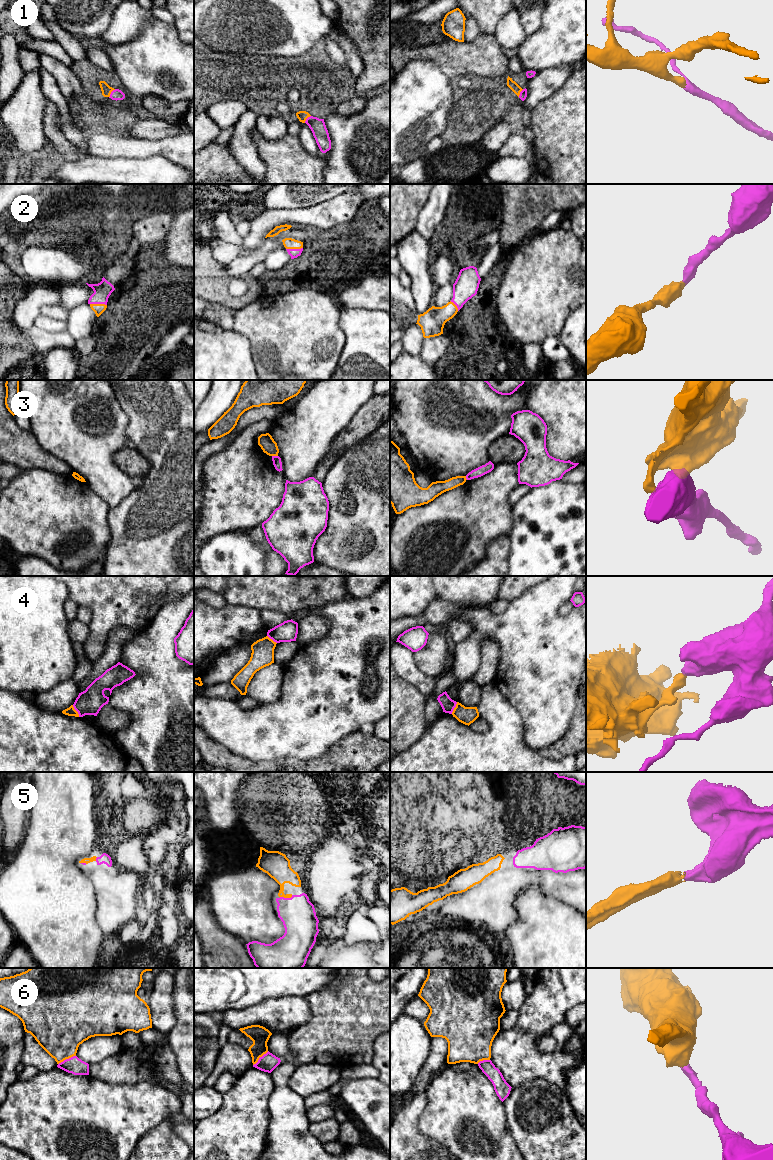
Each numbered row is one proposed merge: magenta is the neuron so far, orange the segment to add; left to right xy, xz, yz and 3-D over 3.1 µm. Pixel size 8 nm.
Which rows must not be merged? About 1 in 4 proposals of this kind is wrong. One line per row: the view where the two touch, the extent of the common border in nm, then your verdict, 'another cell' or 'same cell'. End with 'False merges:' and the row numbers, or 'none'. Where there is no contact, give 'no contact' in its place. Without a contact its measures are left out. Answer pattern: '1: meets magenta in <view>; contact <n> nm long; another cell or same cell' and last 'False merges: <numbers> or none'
1: meets magenta in xy; contact 90 nm long; same cell
2: meets magenta in xy; contact 140 nm long; same cell
3: meets magenta in xz; contact 50 nm long; another cell
4: meets magenta in xy; contact 110 nm long; another cell
5: meets magenta in xz; contact 110 nm long; same cell
6: meets magenta in xy; contact 160 nm long; another cell
False merges: 3, 4, 6

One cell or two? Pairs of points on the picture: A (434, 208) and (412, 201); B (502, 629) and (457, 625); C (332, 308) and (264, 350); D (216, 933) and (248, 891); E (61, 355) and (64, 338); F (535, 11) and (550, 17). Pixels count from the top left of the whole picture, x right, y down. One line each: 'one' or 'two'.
A: two
B: two
C: one
D: two
E: two
F: two

